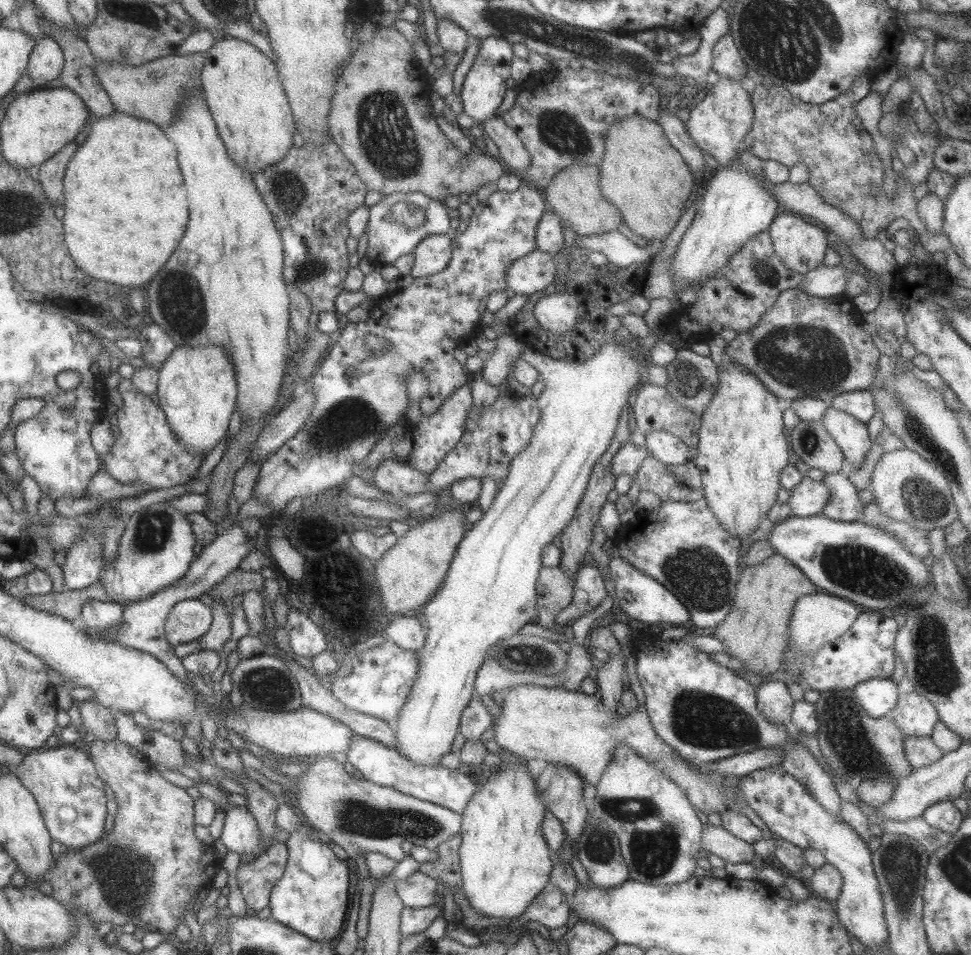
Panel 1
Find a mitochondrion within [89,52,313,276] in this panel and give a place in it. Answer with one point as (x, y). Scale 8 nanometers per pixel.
(290, 193)

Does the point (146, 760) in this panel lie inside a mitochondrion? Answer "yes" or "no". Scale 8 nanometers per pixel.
no

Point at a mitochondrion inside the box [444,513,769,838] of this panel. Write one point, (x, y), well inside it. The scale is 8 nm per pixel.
(706, 721)

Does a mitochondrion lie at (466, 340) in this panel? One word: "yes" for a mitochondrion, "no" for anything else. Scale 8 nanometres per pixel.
no

